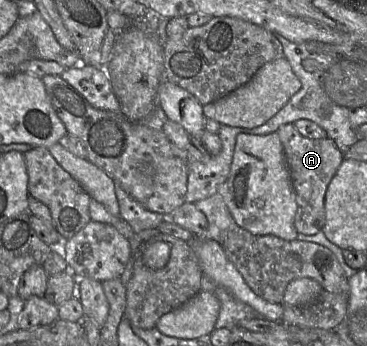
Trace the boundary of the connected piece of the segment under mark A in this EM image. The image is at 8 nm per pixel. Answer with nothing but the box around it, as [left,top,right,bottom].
[277,123,344,235]

